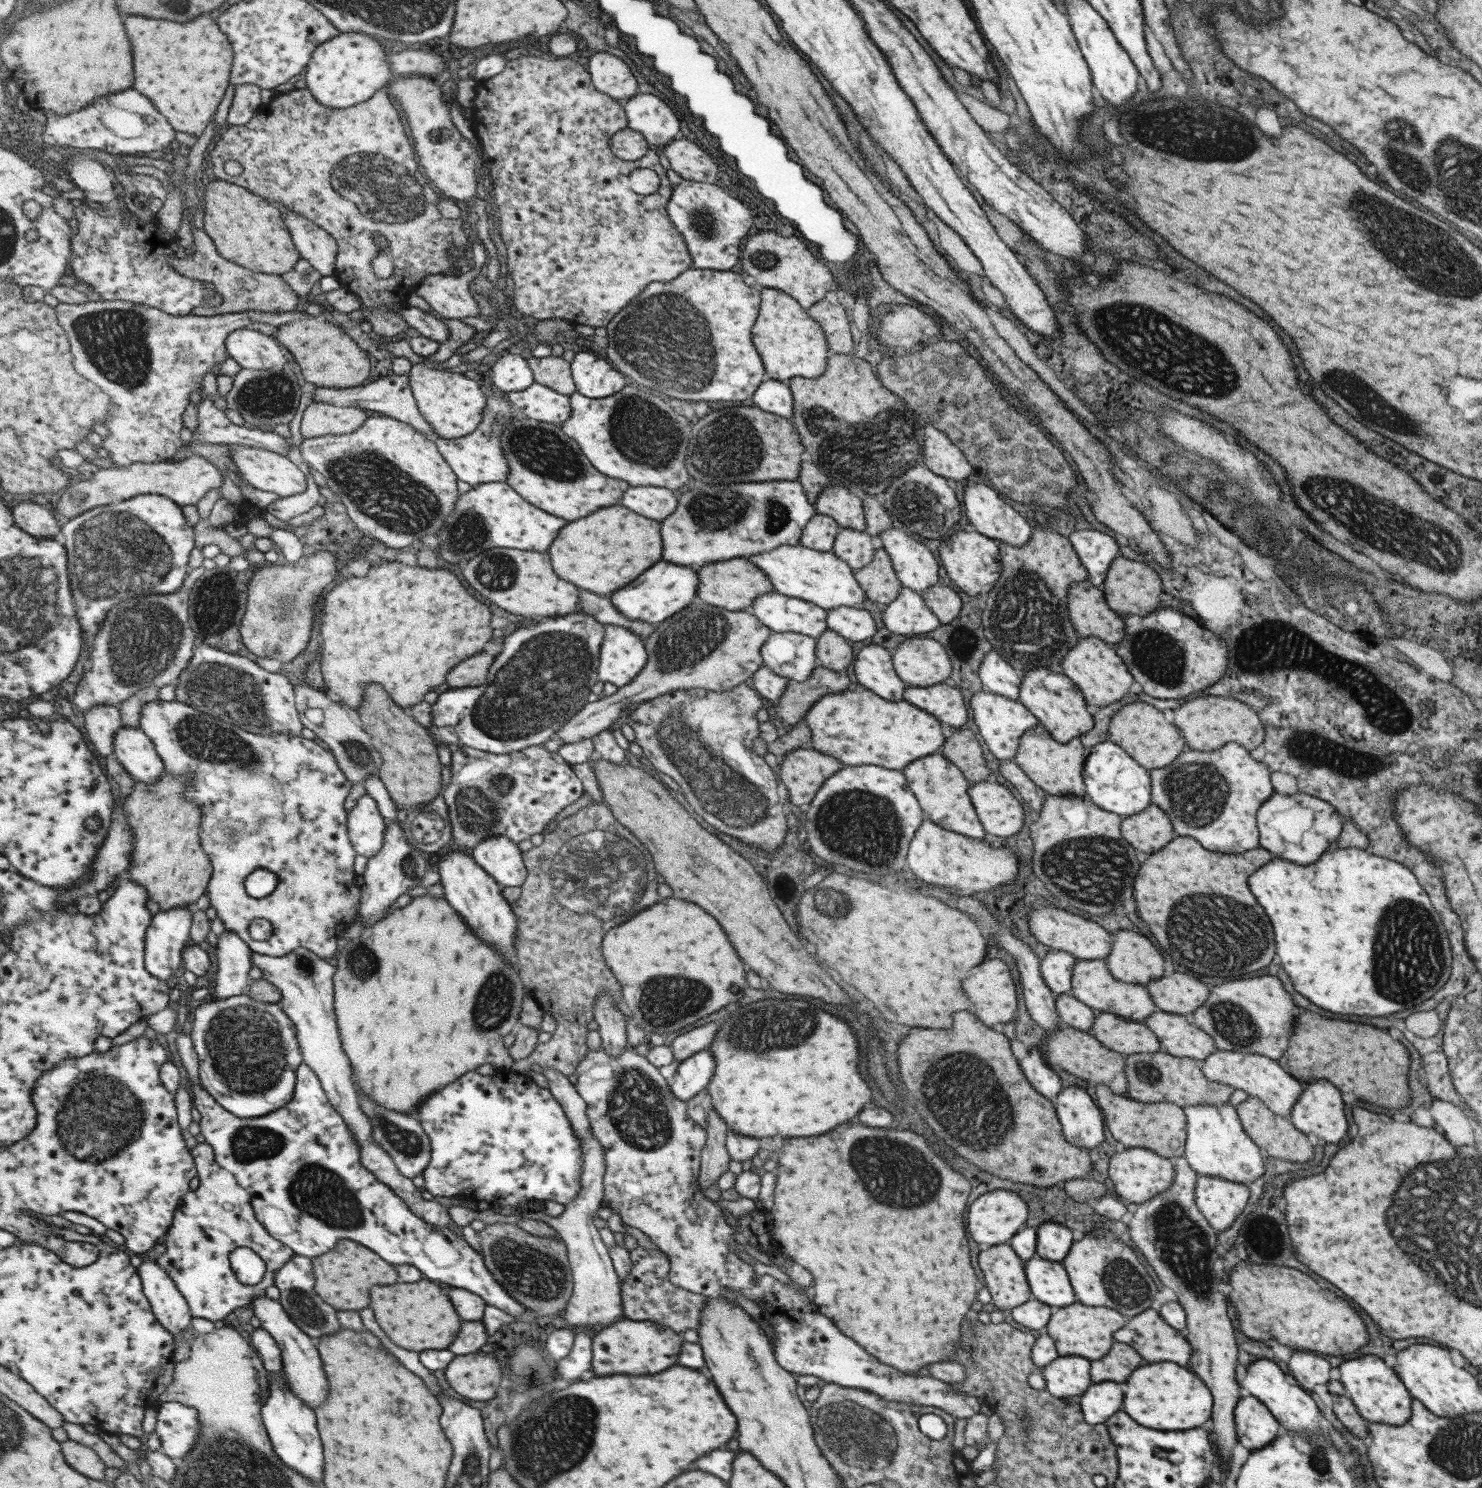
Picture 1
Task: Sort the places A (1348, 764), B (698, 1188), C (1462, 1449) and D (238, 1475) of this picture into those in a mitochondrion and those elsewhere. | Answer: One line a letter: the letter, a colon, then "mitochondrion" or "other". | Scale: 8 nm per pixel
A: mitochondrion
B: other
C: mitochondrion
D: mitochondrion

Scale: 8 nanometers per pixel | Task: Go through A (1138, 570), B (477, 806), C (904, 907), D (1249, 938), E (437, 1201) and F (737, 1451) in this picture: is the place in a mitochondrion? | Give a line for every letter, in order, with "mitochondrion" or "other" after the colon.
A: other
B: mitochondrion
C: other
D: mitochondrion
E: other
F: other

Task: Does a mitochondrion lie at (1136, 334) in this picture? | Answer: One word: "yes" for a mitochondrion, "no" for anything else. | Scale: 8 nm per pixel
yes

